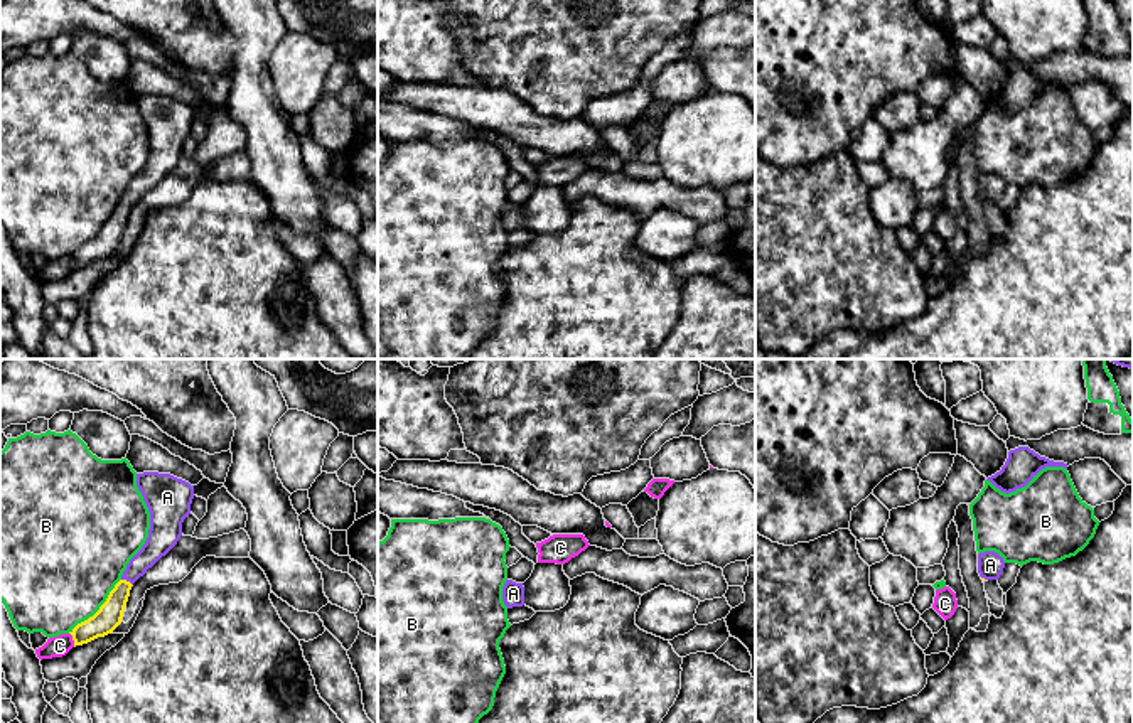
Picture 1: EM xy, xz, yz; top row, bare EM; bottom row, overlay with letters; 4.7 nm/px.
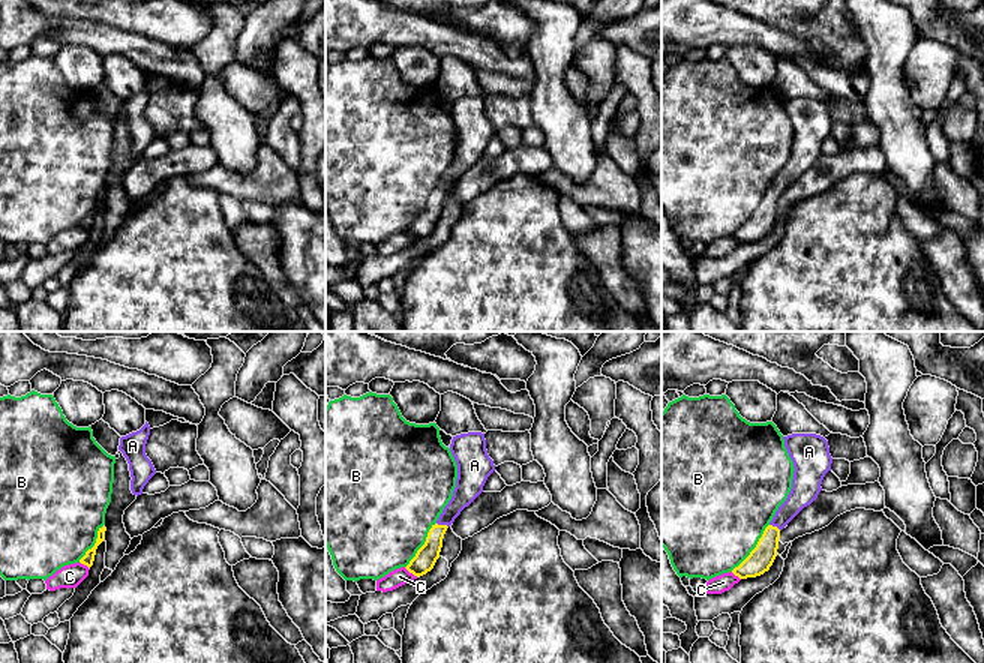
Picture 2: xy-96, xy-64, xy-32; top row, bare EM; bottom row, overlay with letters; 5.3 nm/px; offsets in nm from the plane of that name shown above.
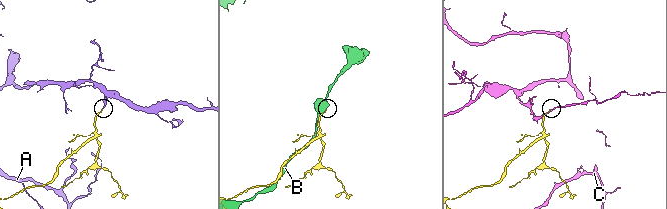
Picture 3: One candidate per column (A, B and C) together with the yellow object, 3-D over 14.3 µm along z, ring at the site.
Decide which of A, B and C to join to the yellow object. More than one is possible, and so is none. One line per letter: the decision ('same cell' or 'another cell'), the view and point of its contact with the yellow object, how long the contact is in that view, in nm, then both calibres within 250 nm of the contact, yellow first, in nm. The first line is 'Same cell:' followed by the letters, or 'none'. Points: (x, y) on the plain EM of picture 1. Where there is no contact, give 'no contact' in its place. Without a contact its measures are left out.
Same cell: A
A: same cell; meets yellow in xy at (125, 203); contact 70 nm long; 120 nm thick on the yellow side, 120 nm on the other
B: another cell; meets yellow in xy at (100, 231); contact 360 nm long; 120 nm thick on the yellow side, 480 nm on the other
C: another cell; meets yellow in xy at (73, 262); contact 80 nm long; 120 nm thick on the yellow side, 100 nm on the other

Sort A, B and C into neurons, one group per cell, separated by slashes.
A / B / C

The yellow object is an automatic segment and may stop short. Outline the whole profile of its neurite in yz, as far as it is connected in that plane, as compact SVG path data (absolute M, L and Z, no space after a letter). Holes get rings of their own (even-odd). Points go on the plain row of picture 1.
M985 174L978 177L978 195L981 202L998 202L1003 195L1005 184L995 174Z

